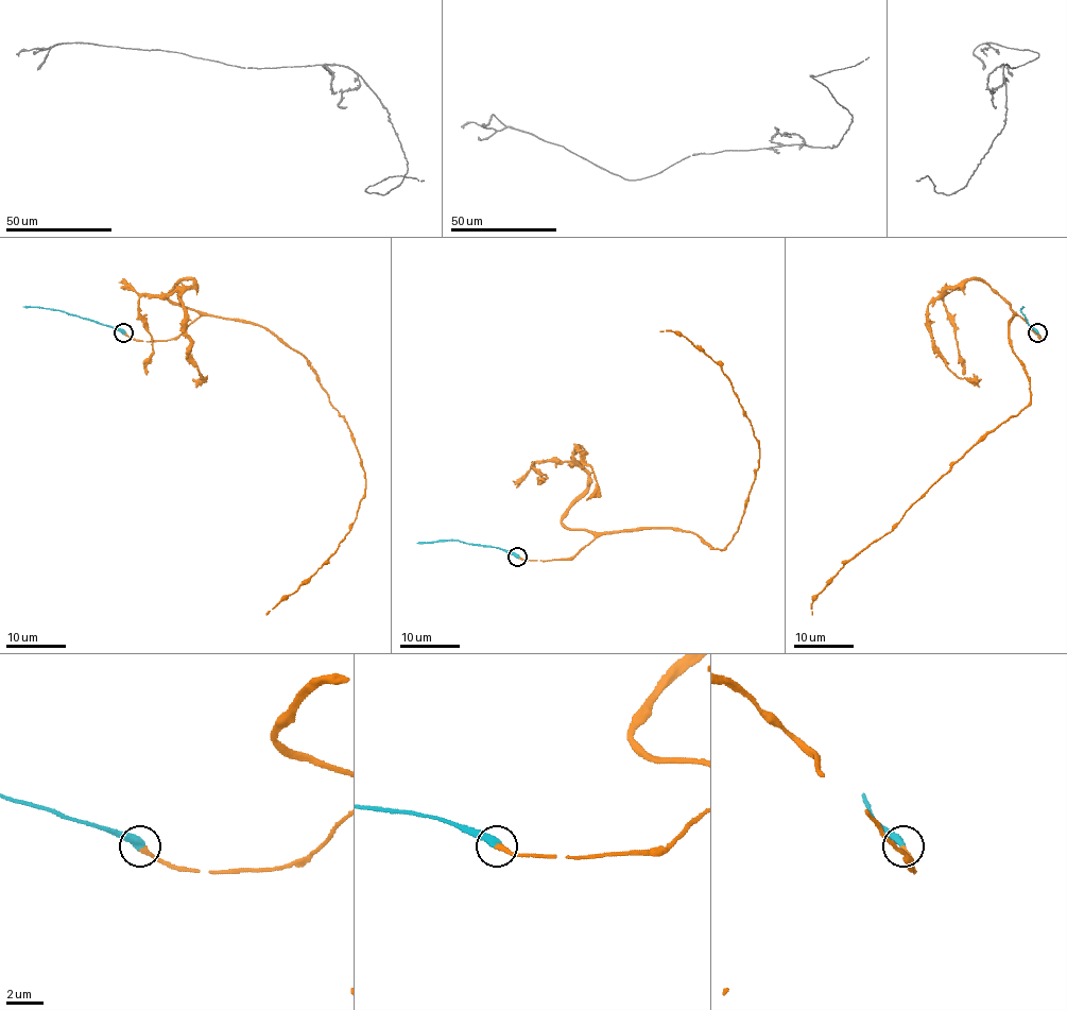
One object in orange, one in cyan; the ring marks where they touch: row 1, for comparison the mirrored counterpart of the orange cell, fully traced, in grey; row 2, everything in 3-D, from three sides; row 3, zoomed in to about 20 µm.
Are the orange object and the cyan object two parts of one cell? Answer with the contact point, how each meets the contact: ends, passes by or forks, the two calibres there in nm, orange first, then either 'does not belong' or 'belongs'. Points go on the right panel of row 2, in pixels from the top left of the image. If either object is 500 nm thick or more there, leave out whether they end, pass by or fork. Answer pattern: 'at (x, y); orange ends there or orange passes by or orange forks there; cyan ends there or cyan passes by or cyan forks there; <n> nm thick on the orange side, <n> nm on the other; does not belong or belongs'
at (1037, 332); orange ends there; cyan ends there; 240 nm thick on the orange side, 480 nm on the other; belongs

